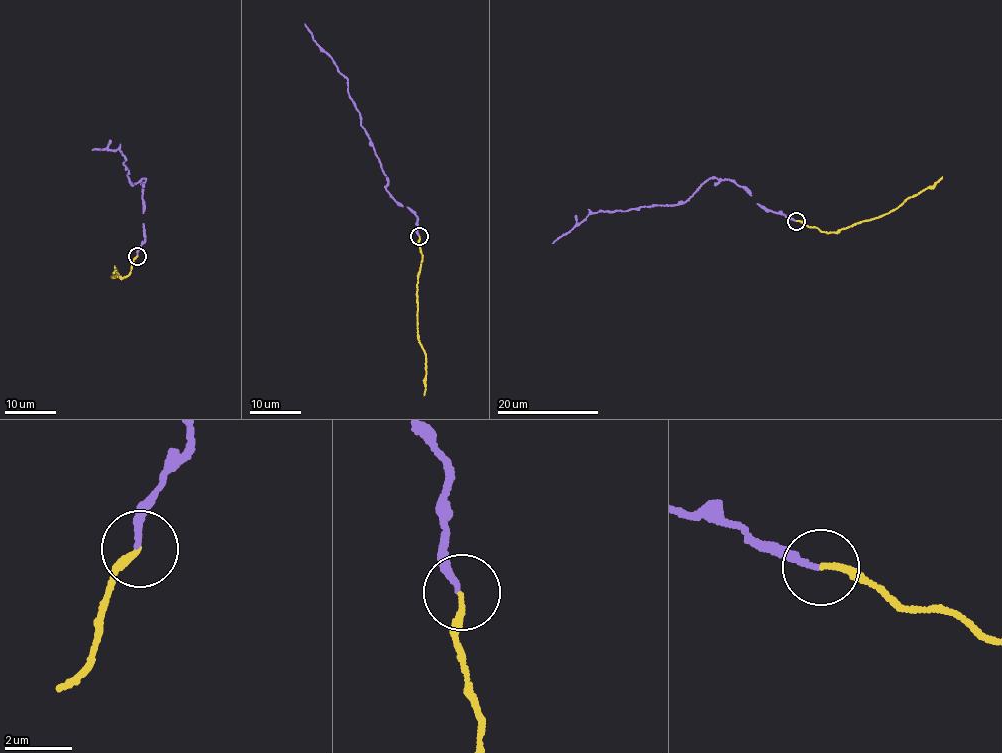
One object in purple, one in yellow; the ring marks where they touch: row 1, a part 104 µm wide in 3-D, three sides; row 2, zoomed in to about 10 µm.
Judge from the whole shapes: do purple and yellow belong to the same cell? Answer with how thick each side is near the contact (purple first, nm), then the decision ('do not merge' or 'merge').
calibres 180 and 160 nm; merge

